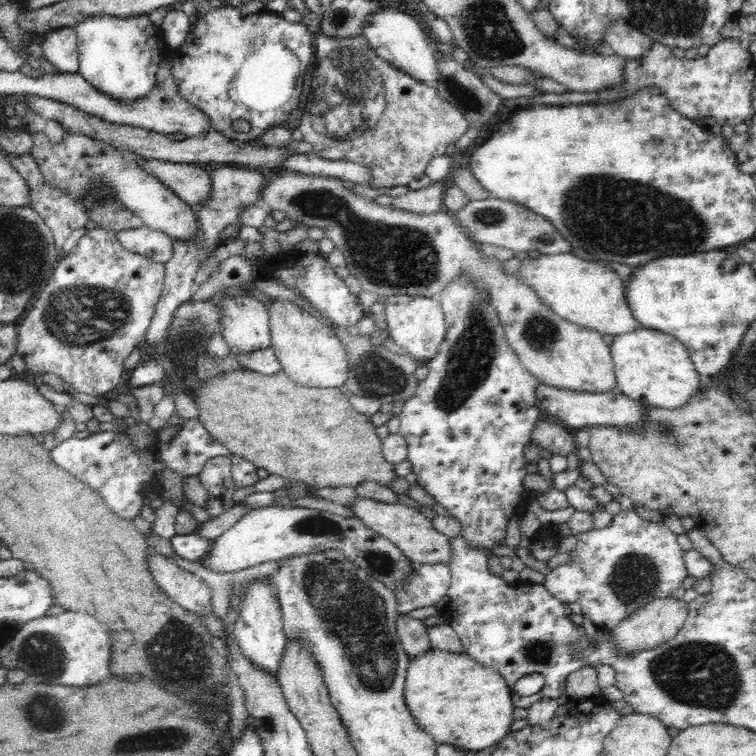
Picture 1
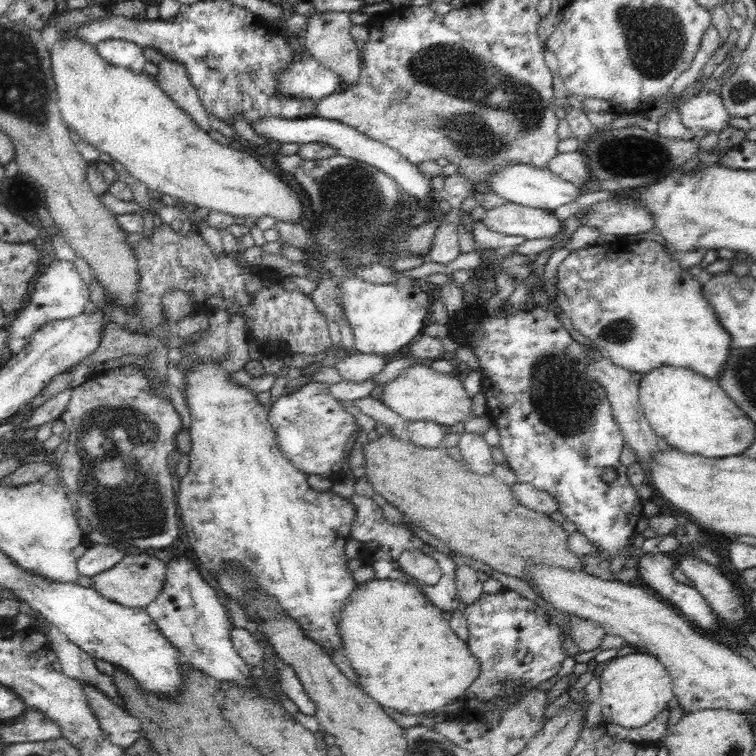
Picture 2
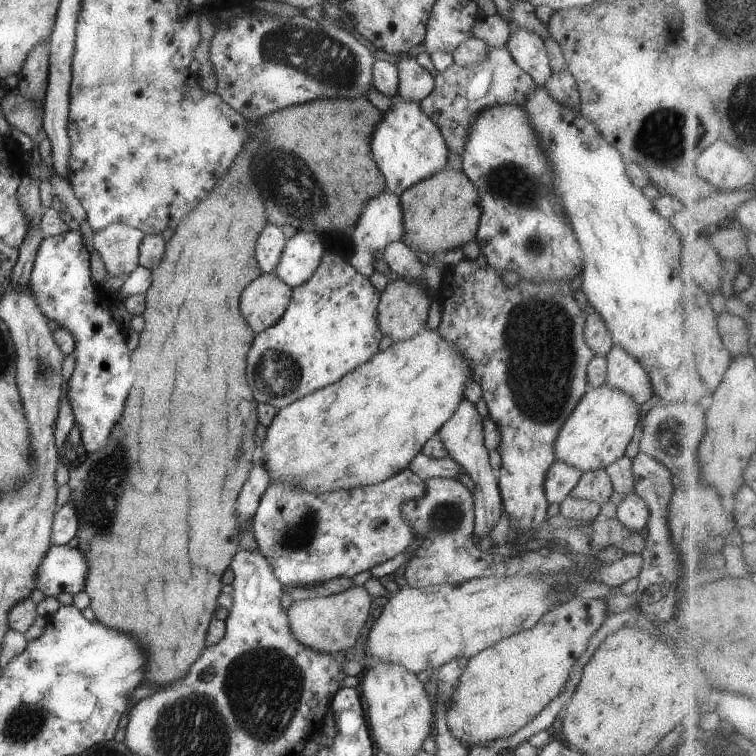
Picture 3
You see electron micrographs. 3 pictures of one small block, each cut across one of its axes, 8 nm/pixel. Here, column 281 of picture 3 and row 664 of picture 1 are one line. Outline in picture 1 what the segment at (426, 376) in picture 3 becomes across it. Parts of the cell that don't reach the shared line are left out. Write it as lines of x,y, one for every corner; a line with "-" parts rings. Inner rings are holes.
430,648
428,652
410,660
409,664
406,692
404,692
406,706
416,719
420,730
432,736
438,744
451,744
462,750
478,752
494,746
511,732
510,724
514,722
512,716
514,690
493,668
472,660
467,654
452,654
438,648

